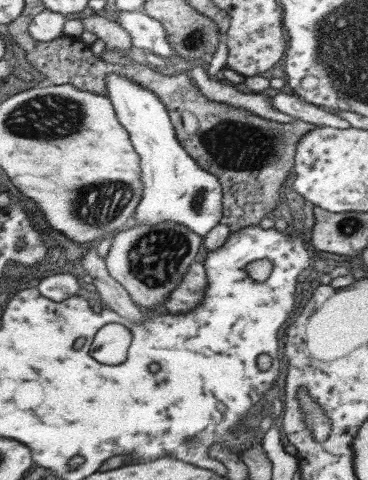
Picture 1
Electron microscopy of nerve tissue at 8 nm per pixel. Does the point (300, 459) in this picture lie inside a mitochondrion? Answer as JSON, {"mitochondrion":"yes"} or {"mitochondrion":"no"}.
{"mitochondrion":"no"}

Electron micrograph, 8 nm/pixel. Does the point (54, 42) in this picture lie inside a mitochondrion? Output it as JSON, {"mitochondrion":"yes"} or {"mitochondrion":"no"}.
{"mitochondrion":"no"}

